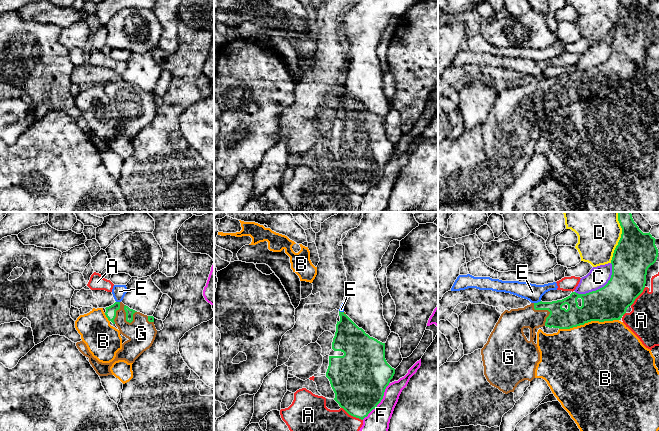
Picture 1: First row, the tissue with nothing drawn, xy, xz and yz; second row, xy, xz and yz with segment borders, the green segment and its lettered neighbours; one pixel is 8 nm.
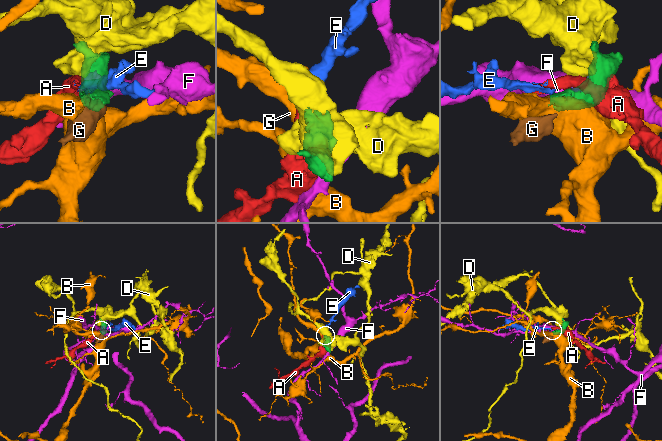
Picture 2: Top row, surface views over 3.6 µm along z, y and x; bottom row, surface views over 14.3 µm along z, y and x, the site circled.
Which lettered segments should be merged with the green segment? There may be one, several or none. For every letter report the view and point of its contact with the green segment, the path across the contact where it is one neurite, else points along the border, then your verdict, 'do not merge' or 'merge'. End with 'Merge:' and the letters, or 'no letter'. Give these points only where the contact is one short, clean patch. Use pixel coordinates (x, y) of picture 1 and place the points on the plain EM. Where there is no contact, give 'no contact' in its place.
A: contact xz (352, 191); do not merge
B: contact yz (588, 97); do not merge
C: contact yz (600, 64); do not merge
D: contact yz (618, 19); do not merge
E: contact yz (538, 78); border yz (540, 76), (534, 79); do not merge
F: contact xz (380, 177); border xz (389, 158), (381, 177), (362, 195); do not merge
G: contact yz (546, 85); way yz (574, 92), (554, 92), (546, 85), (541, 90), (517, 95); merge
Merge: G

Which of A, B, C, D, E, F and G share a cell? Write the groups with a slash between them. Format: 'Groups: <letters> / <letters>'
Groups: A E / B / C / D / F / G

